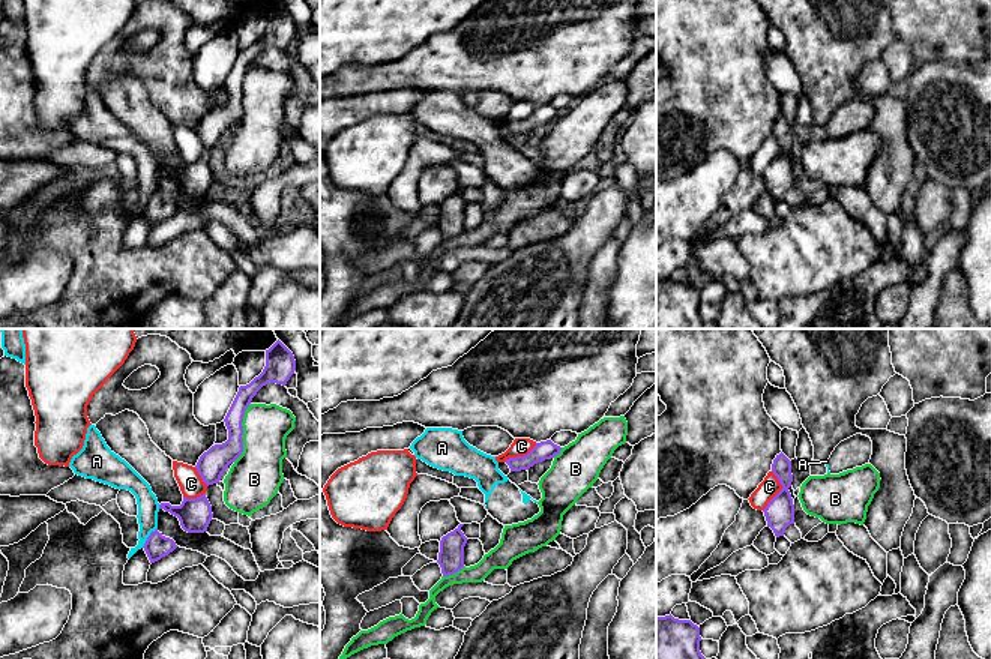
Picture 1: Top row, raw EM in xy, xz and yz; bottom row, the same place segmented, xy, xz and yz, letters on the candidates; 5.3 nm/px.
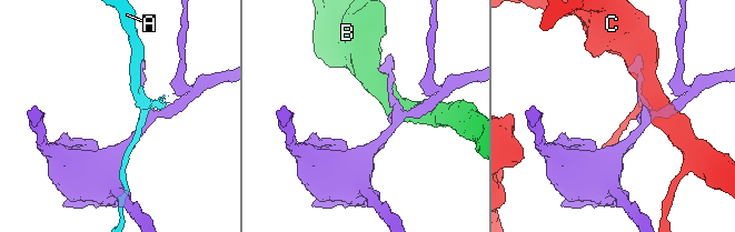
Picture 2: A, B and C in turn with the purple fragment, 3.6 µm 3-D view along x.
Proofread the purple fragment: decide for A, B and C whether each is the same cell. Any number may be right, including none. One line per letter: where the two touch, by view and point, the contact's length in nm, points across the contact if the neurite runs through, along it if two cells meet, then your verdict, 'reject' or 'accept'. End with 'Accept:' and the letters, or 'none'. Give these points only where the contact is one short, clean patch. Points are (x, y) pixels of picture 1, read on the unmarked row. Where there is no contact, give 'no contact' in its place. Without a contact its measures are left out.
A: meets purple in xy at (147, 201); contact 140 nm long; reject
B: meets purple in xy at (242, 96); contact 340 nm long; reject
C: meets purple in yz at (780, 155); contact 220 nm long; border along yz (772, 134), (781, 153), (763, 174); reject
Accept: none

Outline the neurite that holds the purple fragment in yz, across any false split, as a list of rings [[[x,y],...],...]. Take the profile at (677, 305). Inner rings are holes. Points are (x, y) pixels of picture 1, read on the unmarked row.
[[[671,278],[656,281],[656,329],[704,329],[700,291]]]

